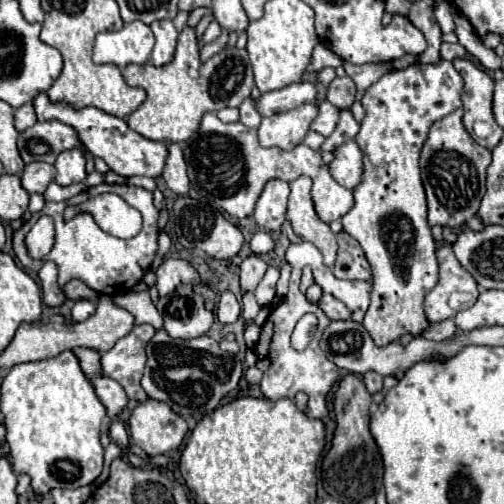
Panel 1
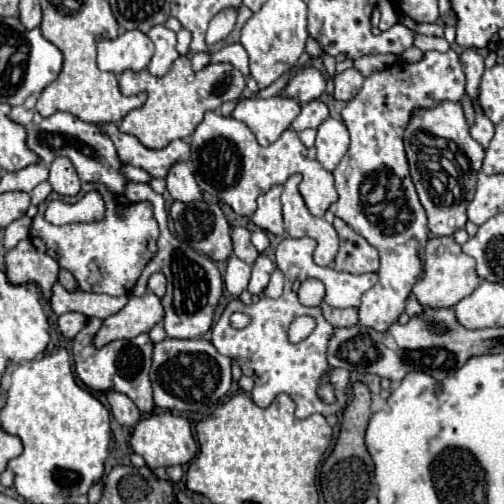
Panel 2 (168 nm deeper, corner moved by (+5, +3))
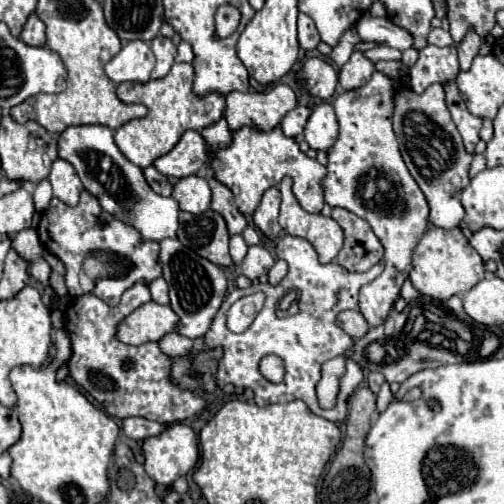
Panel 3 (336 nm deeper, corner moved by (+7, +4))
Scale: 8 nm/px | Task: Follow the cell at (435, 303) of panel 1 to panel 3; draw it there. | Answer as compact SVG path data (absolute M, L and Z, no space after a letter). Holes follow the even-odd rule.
M430 227L414 249L410 281L422 295L430 295L434 299L444 301L444 299L450 299L452 295L470 291L484 277L486 277L486 271L482 265L482 257L458 227L456 229Z

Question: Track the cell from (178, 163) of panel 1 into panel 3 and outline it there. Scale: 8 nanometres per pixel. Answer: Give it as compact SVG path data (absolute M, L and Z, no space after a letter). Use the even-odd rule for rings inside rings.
M196 175L180 179L174 185L174 193L172 193L172 197L180 203L180 209L194 213L194 215L204 213L210 207L210 195L212 191L206 179L196 177Z

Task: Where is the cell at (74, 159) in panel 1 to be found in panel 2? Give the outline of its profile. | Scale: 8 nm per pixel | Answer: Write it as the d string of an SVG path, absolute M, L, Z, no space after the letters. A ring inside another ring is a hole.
M54 158L50 164L50 178L48 182L52 184L52 190L56 190L62 196L76 196L80 192L80 178L76 174L74 164L68 158Z

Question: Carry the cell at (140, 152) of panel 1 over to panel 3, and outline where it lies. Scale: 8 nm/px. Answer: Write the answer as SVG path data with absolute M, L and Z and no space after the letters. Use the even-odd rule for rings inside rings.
M186 131L170 153L154 161L154 167L166 177L190 177L204 165L206 157L208 147L204 137L198 131Z

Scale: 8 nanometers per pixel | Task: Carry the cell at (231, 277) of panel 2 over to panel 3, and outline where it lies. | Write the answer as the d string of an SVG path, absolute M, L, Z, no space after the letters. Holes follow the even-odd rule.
M232 235L230 237L230 257L234 259L236 265L240 265L240 259L244 259L246 251L248 251L248 245L244 243L242 235Z

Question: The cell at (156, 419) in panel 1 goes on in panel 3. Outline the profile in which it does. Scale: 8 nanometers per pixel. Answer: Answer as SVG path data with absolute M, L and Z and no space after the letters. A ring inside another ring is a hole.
M176 423L176 425L170 425L164 435L158 435L158 437L152 437L152 439L144 439L144 445L142 445L142 451L144 451L144 457L146 457L146 463L144 463L144 469L146 473L158 483L158 485L164 485L164 487L172 487L172 483L186 475L188 471L192 471L198 463L198 439L194 435L194 431L184 425L184 423Z

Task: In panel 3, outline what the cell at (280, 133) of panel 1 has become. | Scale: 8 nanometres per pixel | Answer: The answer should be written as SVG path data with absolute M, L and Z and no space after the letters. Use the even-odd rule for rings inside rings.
M278 83L268 93L226 93L224 117L228 121L230 131L238 131L242 125L252 125L260 127L262 131L270 131L294 107L296 95L292 87Z

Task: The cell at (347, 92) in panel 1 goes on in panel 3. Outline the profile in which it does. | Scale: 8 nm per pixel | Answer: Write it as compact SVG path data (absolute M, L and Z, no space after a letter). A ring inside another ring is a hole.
M354 51L350 61L340 69L340 75L338 75L340 87L346 91L362 87L364 83L368 83L372 73L374 73L374 63L366 59L362 51Z

